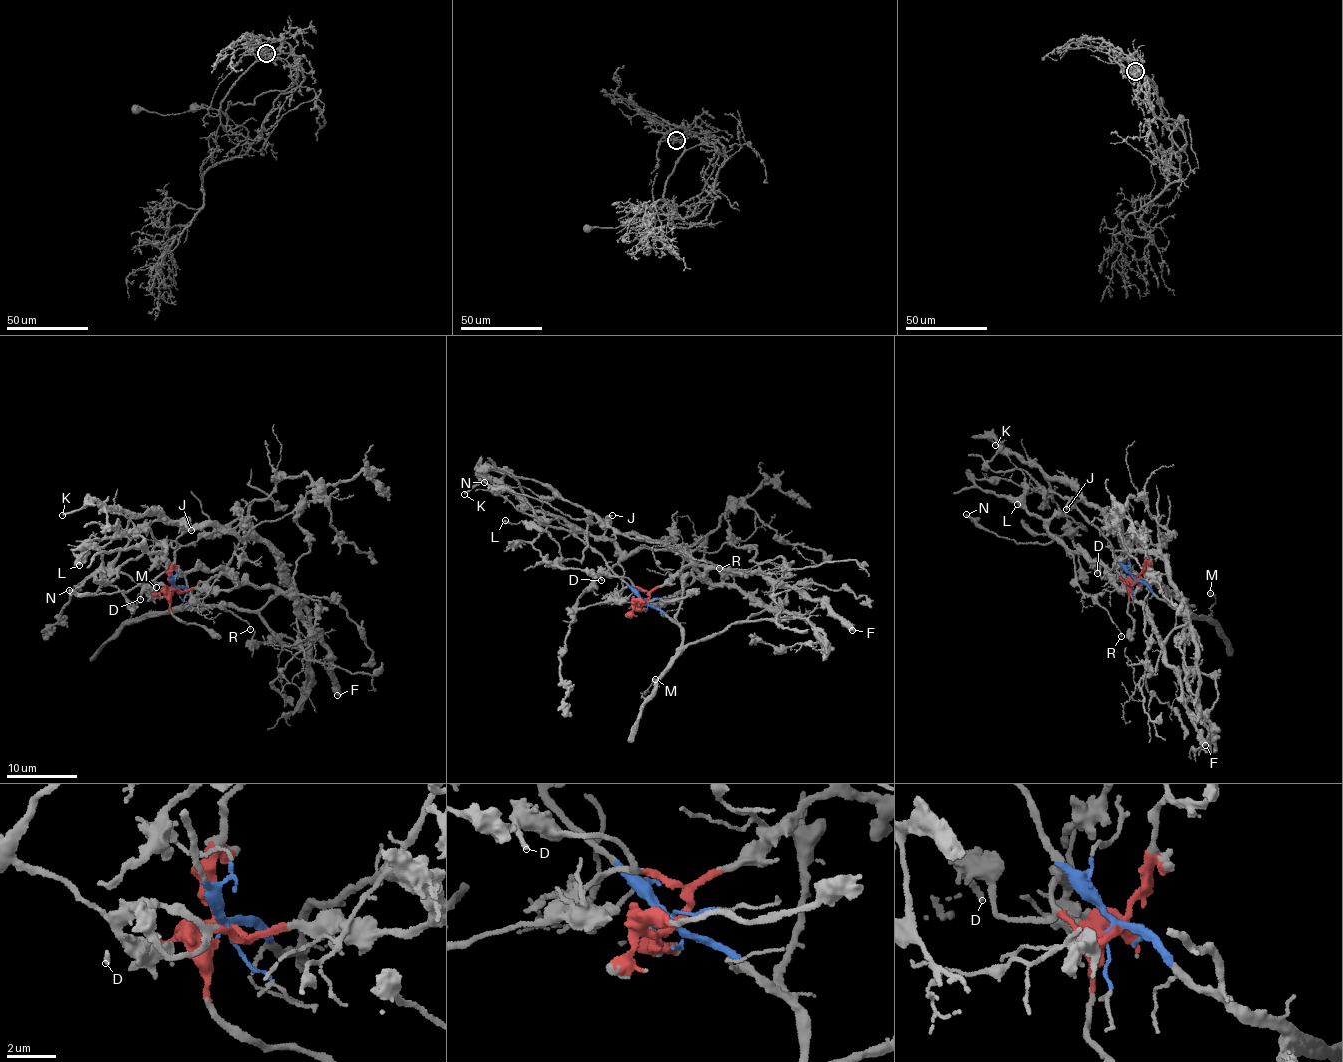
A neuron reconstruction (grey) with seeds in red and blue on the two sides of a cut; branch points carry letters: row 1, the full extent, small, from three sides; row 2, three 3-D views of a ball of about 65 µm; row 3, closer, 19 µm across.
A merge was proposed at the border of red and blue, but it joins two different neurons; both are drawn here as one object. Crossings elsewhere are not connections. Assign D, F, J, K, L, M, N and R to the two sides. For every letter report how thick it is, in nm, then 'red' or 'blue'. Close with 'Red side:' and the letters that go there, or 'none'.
D: 220 nm | red
F: 600 nm | red
J: 300 nm | blue
K: 200 nm | blue
L: 160 nm | blue
M: 130 nm | blue
N: 240 nm | red
R: 130 nm | red
Red side: D, F, N, R

